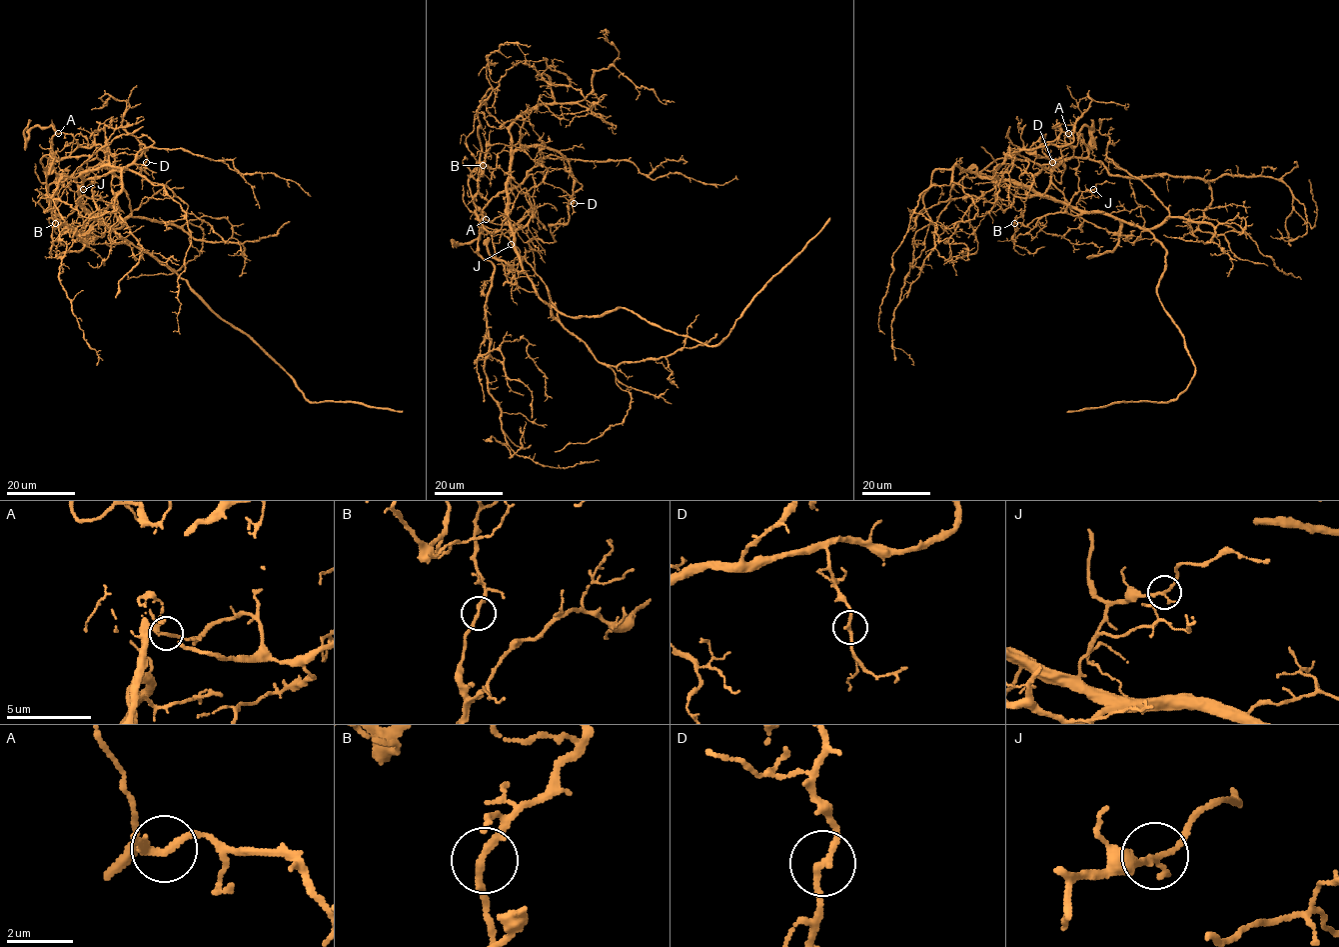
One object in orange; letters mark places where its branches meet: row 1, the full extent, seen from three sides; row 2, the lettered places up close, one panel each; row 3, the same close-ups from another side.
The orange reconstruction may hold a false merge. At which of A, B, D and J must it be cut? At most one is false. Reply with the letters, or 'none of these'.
B

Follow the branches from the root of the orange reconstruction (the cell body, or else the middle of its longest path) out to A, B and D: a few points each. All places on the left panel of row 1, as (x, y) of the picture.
A: (92, 214), (77, 203), (66, 179), (53, 168), (54, 157), (67, 157), (77, 146), (71, 134), (58, 133)
B: (92, 214), (87, 213), (92, 217), (105, 213), (83, 225), (71, 224), (56, 238), (52, 237), (55, 223)
D: (92, 214), (80, 202), (80, 189), (85, 180), (127, 167), (139, 157), (145, 145), (145, 162)

